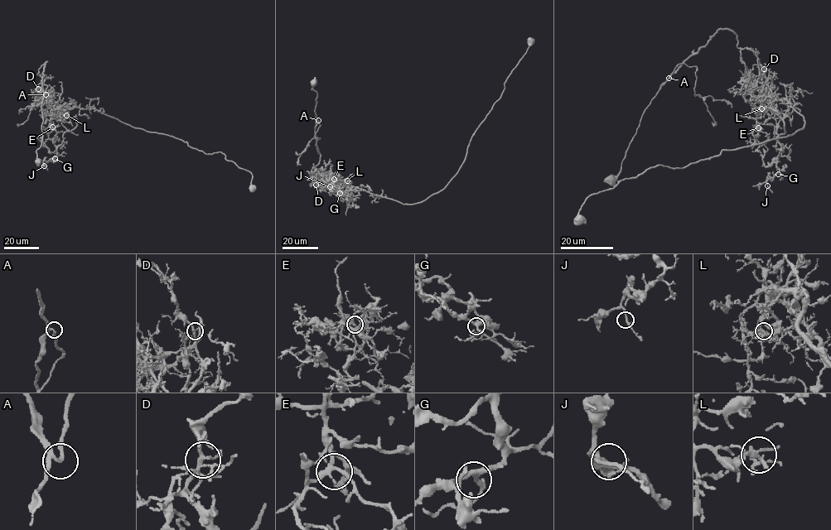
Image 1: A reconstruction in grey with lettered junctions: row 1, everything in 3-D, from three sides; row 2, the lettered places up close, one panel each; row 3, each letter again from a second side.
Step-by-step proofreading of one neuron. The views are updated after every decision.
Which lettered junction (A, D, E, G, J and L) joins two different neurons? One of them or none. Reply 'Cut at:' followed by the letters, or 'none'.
Cut at: L

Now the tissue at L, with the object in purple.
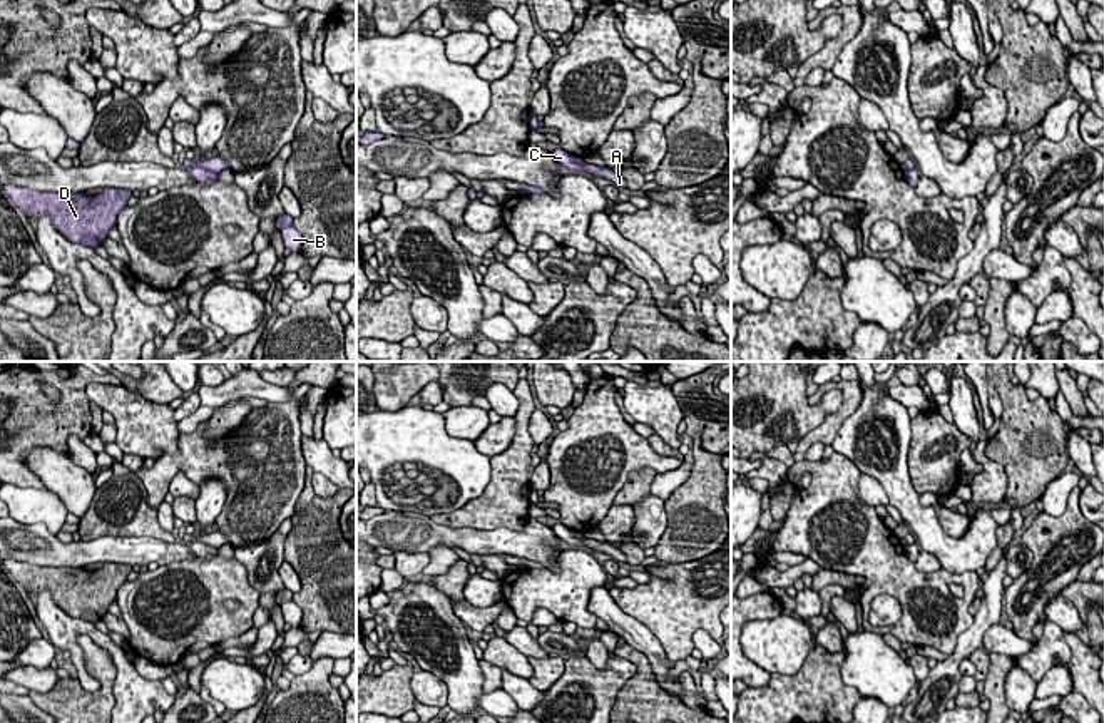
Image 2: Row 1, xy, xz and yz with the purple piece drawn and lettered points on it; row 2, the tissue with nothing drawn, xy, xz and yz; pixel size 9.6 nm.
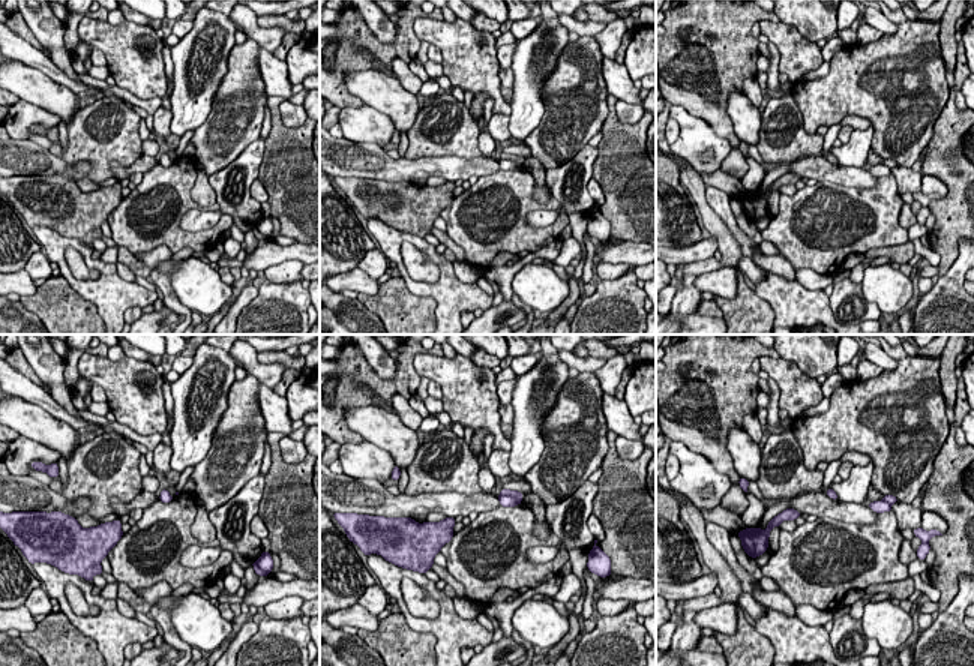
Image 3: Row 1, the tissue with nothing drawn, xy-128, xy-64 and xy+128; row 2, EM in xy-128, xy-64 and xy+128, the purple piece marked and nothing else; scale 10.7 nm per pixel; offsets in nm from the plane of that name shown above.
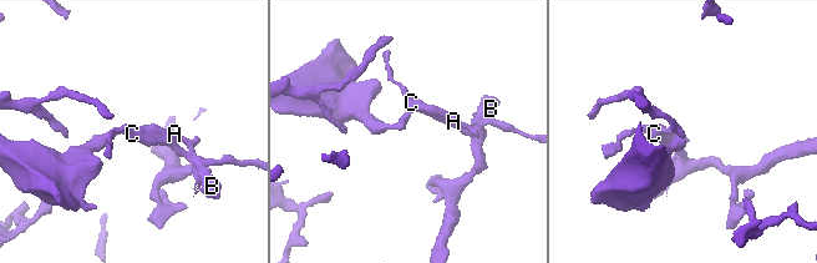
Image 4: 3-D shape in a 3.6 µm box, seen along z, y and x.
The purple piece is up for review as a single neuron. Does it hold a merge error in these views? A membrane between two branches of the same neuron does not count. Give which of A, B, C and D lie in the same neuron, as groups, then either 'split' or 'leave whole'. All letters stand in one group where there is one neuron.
A D / B C; split

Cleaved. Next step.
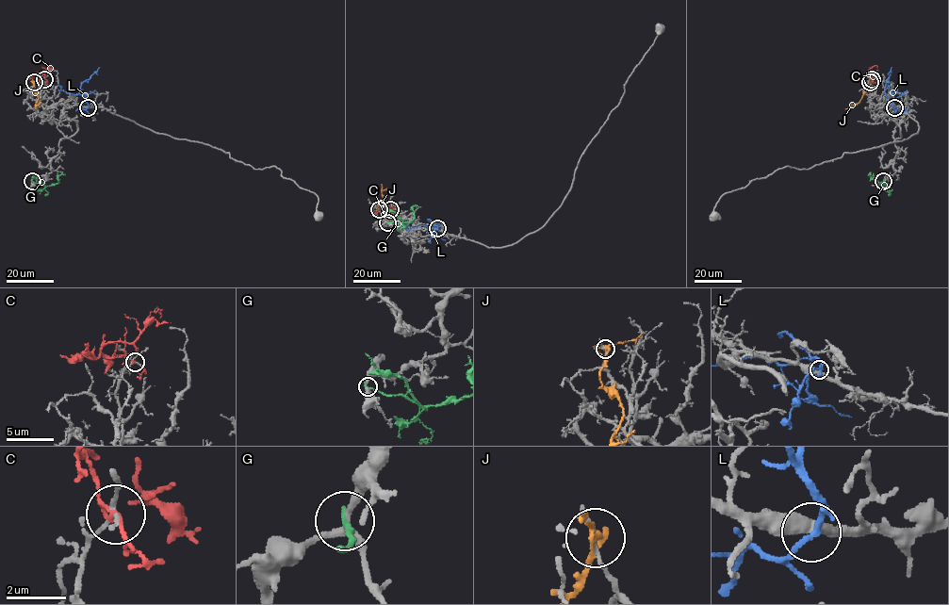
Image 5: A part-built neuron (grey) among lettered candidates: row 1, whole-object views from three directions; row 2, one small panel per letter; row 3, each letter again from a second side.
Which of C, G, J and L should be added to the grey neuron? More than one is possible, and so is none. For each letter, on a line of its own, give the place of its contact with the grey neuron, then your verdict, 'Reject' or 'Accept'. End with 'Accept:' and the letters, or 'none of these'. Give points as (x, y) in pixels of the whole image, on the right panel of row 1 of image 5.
C: Touches grey at (872, 79). Accept
G: Touches grey at (883, 181). Reject
J: Touches grey at (870, 82). Reject
L: Touches grey at (894, 107). Reject
Accept: C

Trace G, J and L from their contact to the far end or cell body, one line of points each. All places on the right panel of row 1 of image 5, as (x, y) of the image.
G: (883, 181), (885, 186), (871, 174)
J: (871, 82), (861, 99), (845, 109)
L: (894, 107), (884, 91), (891, 67)

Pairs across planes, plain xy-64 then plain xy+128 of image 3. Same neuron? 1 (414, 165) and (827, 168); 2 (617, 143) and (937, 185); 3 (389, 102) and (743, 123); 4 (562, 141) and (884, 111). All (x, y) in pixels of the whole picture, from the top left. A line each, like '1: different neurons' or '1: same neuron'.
1: same neuron
2: different neurons
3: same neuron
4: same neuron

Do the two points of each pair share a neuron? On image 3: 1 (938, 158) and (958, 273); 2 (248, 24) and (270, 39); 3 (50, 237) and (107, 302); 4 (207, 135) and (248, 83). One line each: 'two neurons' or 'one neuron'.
1: two neurons
2: one neuron
3: one neuron
4: one neuron

